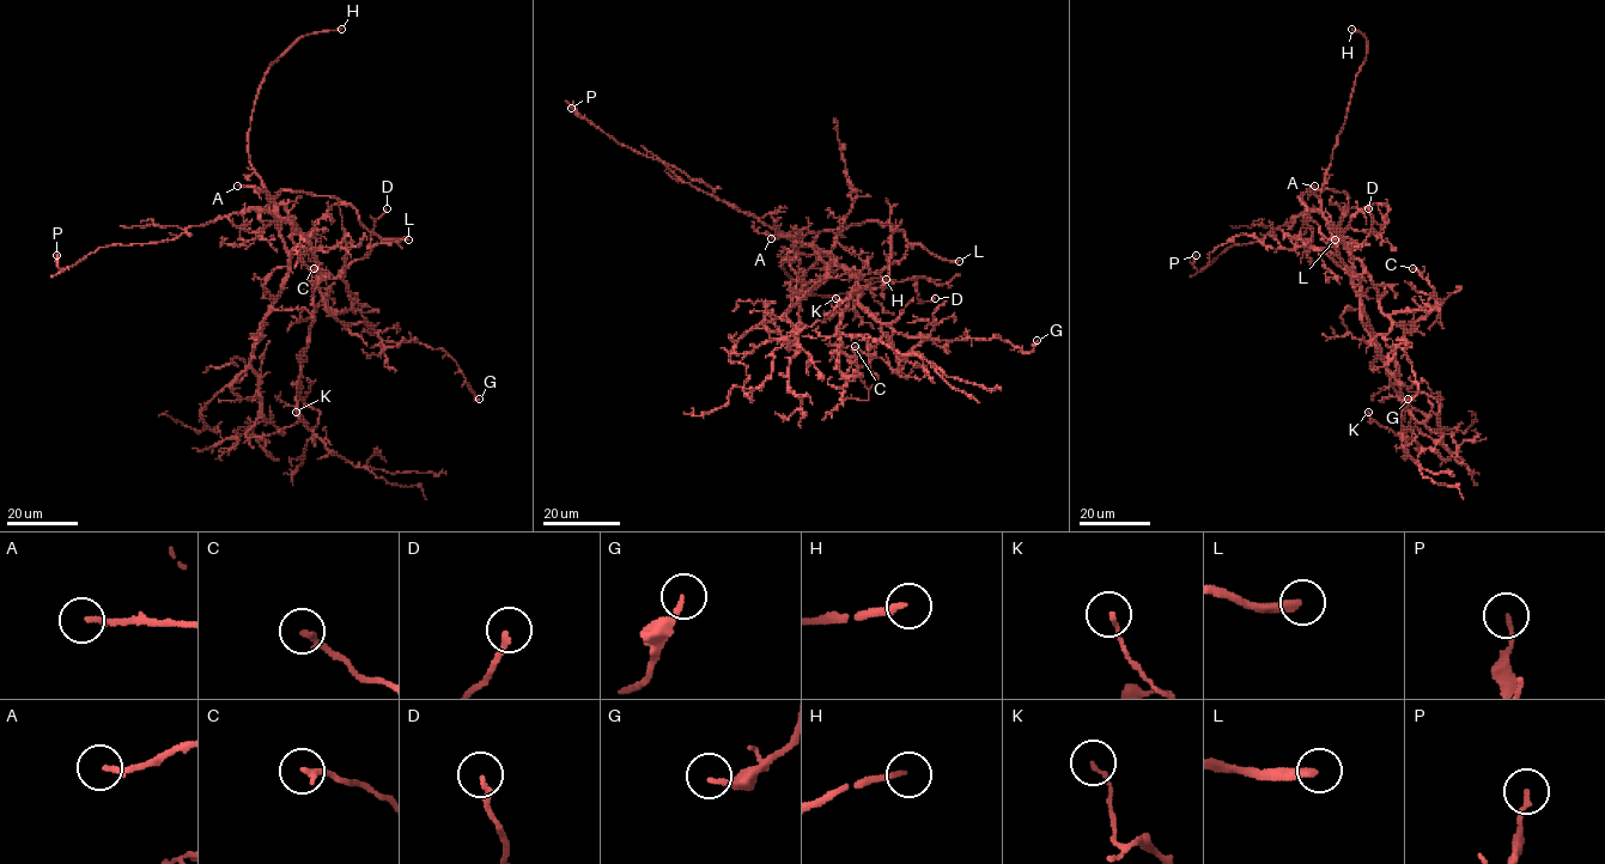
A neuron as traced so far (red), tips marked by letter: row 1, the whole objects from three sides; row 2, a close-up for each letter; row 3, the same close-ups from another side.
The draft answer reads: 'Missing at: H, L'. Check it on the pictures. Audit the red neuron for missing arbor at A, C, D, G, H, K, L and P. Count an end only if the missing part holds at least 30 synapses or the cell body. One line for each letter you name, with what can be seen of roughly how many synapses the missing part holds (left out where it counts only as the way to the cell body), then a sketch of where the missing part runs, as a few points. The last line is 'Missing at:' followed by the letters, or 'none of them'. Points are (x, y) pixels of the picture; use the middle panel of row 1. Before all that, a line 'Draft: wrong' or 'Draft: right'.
Draft: right
H: missing branch runs (886, 279), (923, 274), (940, 266), (970, 236)
L: about 250 synapses
Missing at: H, L

